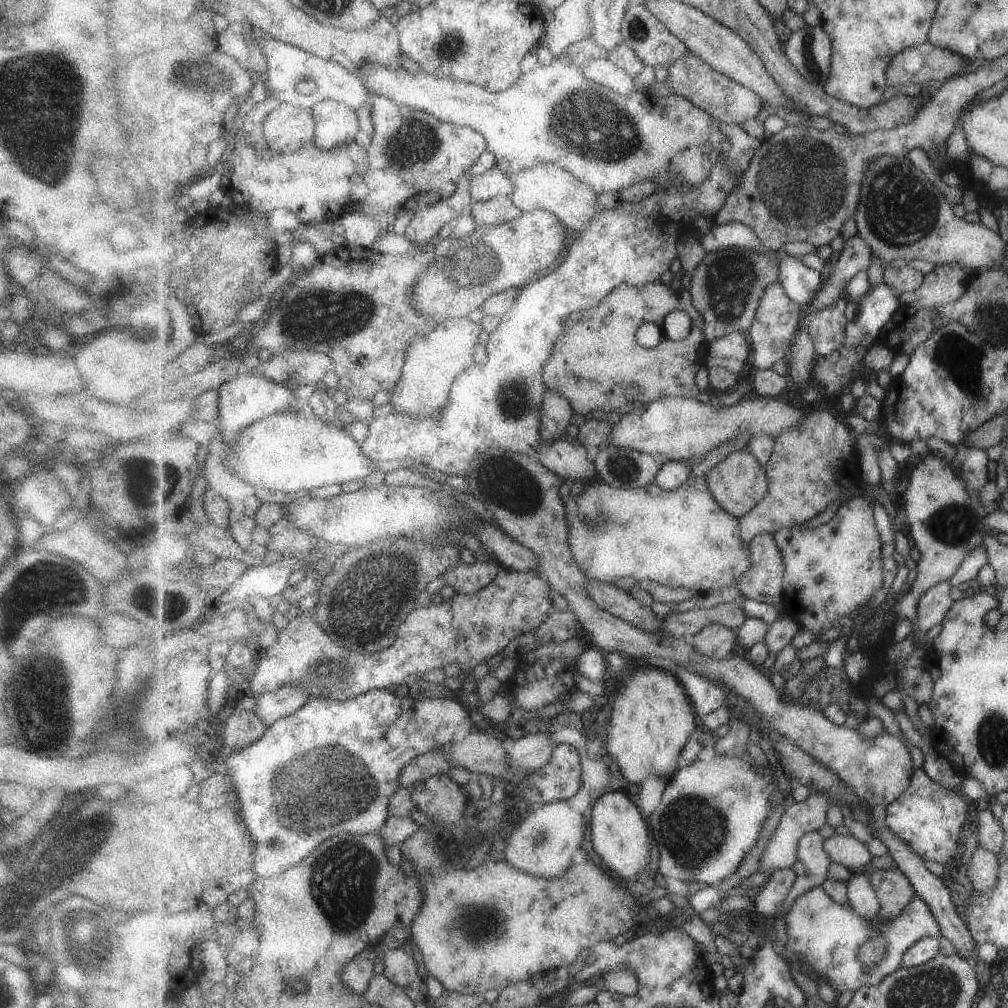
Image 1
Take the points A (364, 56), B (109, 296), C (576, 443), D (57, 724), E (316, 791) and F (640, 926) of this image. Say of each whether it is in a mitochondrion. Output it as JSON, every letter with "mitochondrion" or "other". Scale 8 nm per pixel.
{"A":"other","B":"other","C":"other","D":"mitochondrion","E":"mitochondrion","F":"other"}

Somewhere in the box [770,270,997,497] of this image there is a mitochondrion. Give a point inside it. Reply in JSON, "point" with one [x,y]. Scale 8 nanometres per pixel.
{"point":[952,354]}

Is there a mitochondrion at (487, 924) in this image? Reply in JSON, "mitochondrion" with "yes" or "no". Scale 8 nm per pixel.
{"mitochondrion":"yes"}

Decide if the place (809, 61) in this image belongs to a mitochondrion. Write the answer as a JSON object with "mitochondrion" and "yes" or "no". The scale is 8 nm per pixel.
{"mitochondrion":"yes"}

